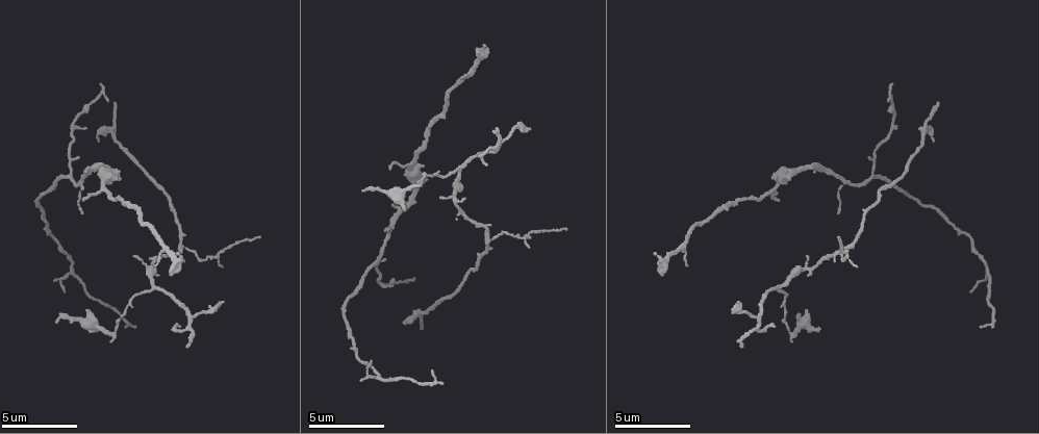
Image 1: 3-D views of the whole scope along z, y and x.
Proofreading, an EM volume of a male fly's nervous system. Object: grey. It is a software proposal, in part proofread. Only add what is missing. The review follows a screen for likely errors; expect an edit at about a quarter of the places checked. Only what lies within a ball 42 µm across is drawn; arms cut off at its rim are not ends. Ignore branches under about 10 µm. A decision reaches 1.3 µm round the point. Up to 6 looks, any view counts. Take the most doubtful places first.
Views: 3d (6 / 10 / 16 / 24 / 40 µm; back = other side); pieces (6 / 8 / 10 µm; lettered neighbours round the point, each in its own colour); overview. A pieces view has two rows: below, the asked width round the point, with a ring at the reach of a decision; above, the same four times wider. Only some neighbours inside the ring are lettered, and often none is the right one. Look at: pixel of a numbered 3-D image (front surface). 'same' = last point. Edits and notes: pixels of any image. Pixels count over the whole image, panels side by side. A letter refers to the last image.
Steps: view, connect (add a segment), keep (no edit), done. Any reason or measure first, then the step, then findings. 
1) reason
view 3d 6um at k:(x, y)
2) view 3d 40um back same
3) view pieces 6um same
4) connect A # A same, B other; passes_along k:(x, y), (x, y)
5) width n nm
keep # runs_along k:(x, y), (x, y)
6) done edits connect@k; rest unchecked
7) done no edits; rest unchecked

view 3d 6um at 1:(363, 190)

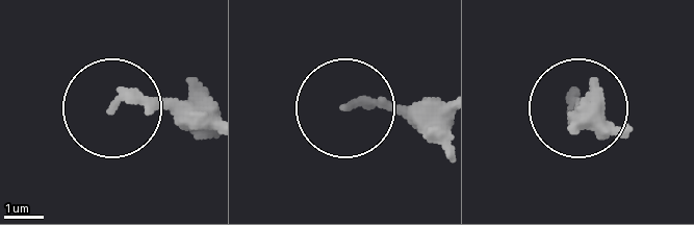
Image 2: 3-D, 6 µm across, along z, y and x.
view pieces 10um at 2:(348, 106)

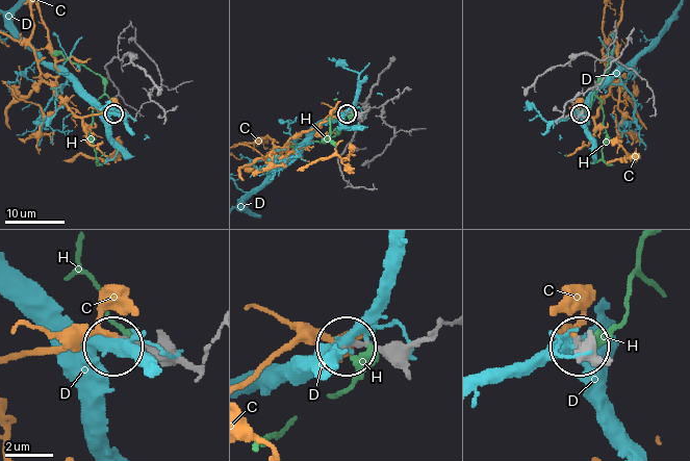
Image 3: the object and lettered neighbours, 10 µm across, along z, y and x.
width 220 nm
keep # C other, D other, H other; runs_along 3:(210, 349), (202, 361), (190, 363), (114, 343); none of them fits

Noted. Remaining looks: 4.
tapers out
view pieces 10um at 1:(774, 200)

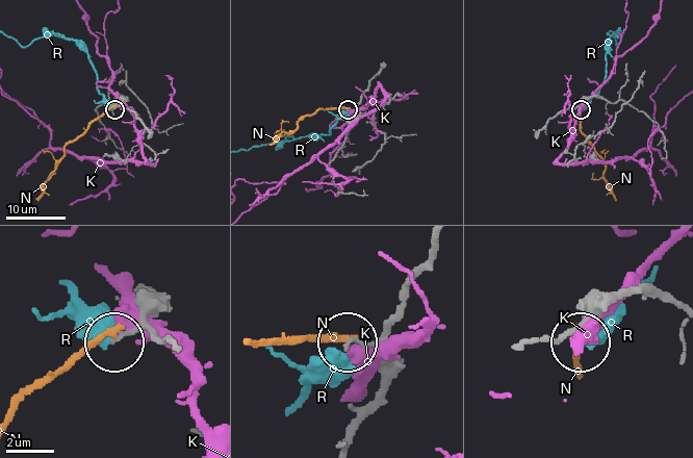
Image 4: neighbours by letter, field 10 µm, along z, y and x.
width 160 nm
keep # K other, N other, R other; no lettered segment goes on from it

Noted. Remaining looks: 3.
tapers out
view pieces 10um at 1:(935, 104)

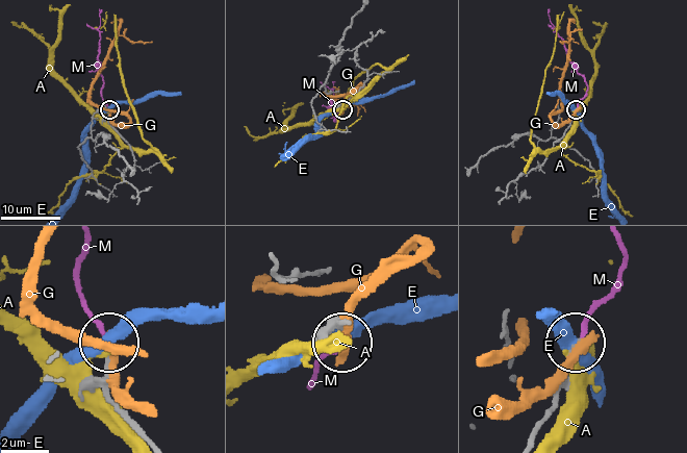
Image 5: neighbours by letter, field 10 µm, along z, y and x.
connect M # A other, E other, G other, M same; passes_along 5:(568, 118), (587, 85), (550, 20); the neuron continues

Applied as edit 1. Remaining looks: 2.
done edits connect@5; rest unchecked

